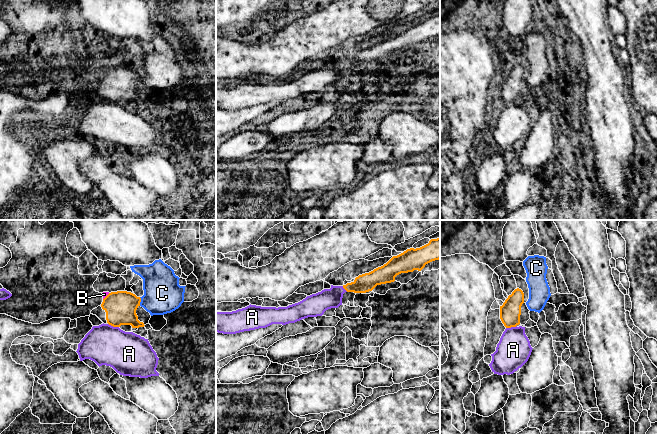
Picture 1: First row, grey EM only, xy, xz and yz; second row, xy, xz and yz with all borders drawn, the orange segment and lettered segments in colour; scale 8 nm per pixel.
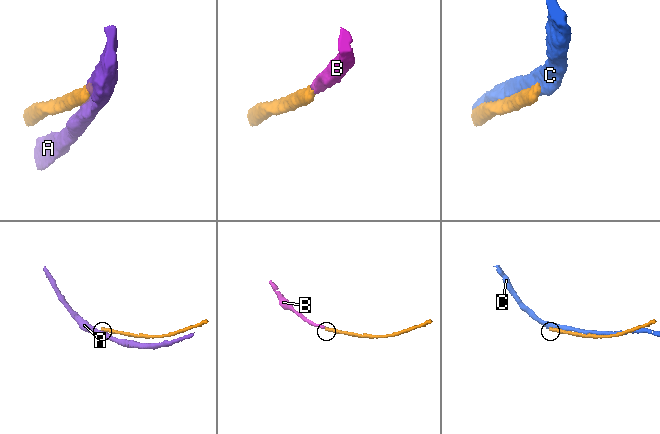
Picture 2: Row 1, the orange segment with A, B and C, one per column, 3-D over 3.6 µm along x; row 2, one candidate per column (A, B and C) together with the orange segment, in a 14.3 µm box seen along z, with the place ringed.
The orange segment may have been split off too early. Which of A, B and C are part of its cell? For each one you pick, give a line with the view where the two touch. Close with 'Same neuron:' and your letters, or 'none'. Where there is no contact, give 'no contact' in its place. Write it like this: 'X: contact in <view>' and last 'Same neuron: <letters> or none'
B: contact in xy
Same neuron: B

